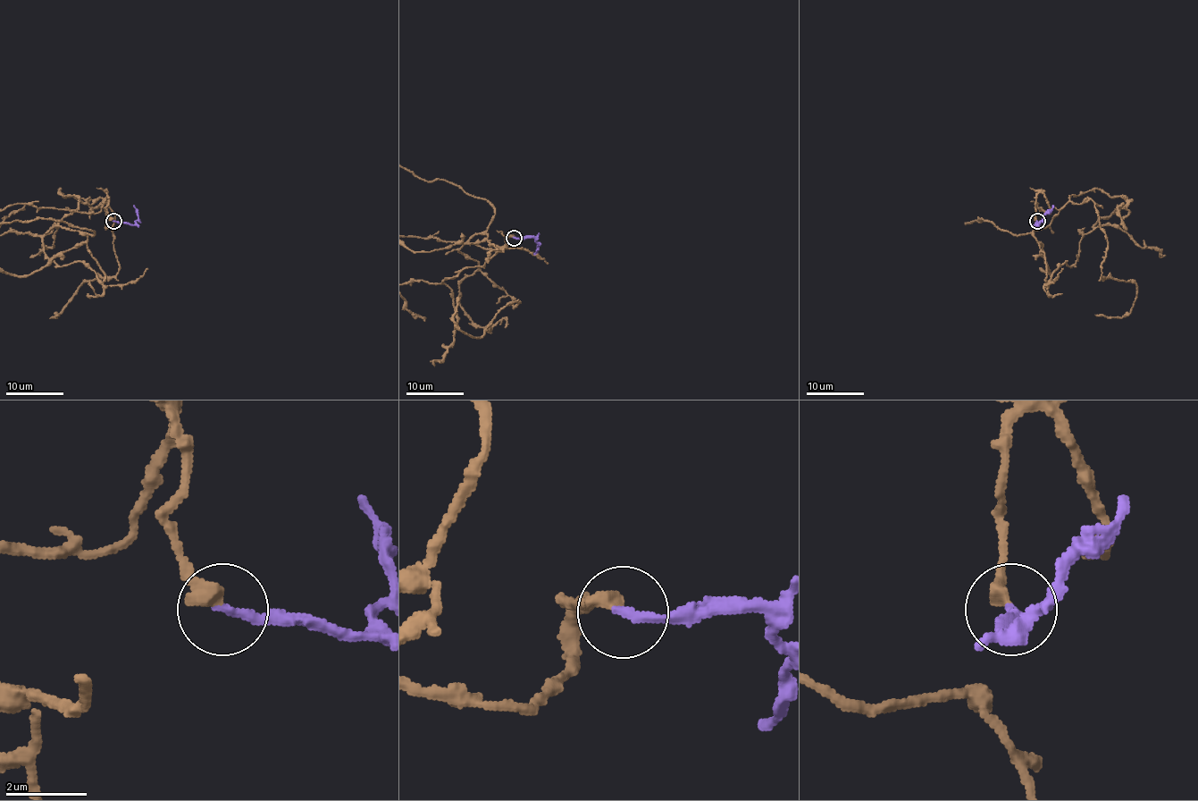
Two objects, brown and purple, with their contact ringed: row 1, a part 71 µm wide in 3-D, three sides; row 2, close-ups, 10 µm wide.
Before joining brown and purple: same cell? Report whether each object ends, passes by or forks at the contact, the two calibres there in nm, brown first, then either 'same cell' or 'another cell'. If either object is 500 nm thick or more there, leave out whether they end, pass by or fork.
brown ends; purple ends; calibres 360 and 220 nm; same cell

